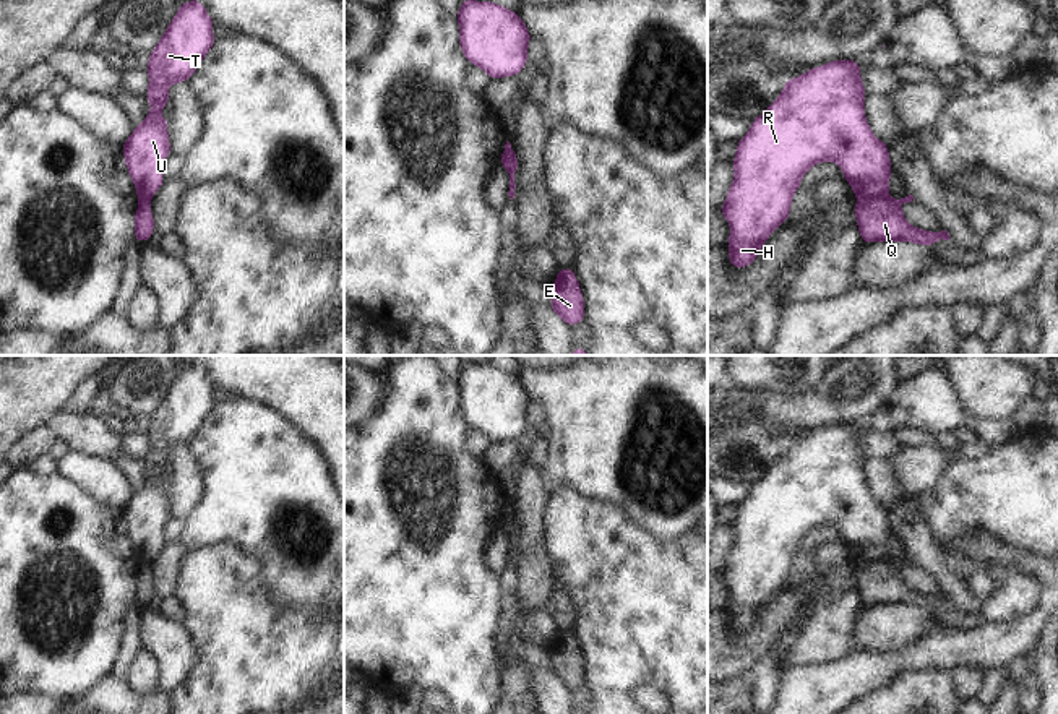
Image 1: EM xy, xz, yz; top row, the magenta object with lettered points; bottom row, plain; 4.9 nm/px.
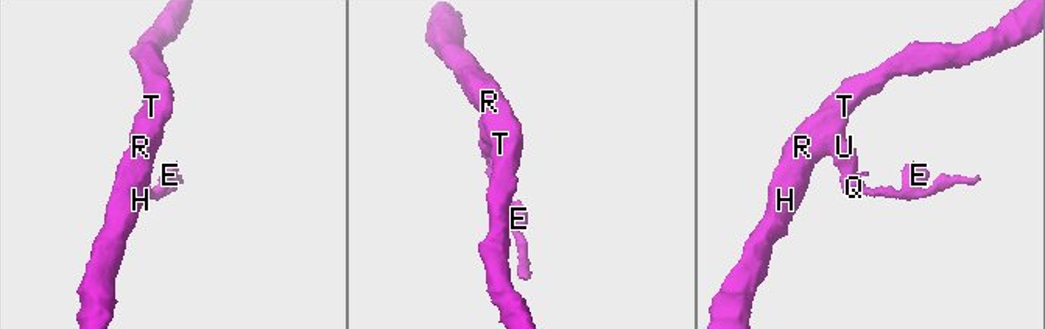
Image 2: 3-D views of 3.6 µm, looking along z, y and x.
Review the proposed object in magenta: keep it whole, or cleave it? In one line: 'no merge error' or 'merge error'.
merge error

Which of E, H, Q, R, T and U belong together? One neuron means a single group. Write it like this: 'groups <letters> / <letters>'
groups E Q / H R T U

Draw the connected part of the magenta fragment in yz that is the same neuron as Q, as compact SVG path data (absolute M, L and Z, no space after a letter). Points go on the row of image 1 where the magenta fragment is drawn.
M909 195L901 200L891 200L886 196L875 196L870 200L860 200L854 206L857 216L857 227L865 243L873 242L915 242L918 245L935 245L938 239L949 240L946 230L930 232L912 227L901 213L902 203L914 201Z

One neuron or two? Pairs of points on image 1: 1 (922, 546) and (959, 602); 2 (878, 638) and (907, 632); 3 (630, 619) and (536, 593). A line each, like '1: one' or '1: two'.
1: one
2: one
3: two

